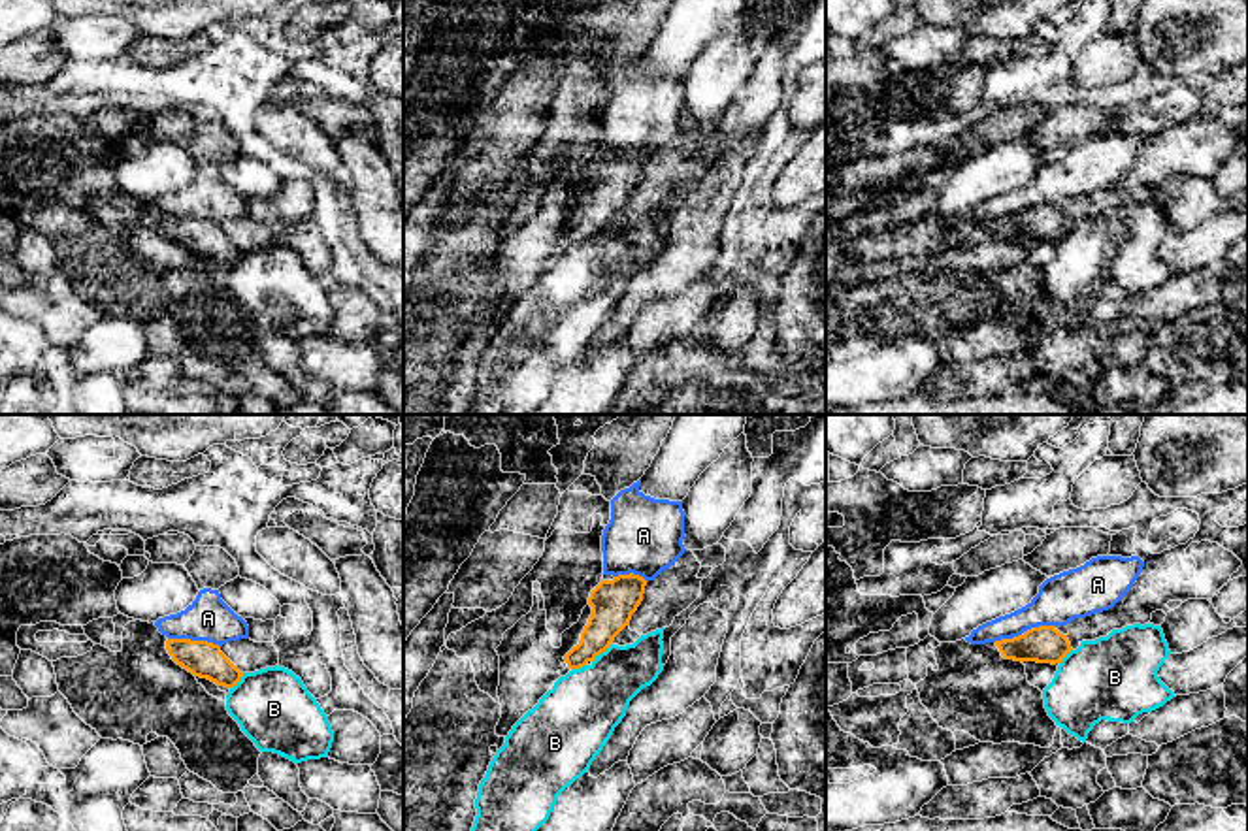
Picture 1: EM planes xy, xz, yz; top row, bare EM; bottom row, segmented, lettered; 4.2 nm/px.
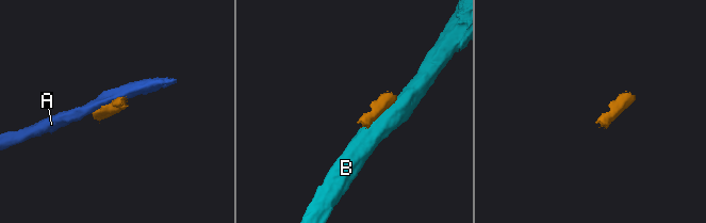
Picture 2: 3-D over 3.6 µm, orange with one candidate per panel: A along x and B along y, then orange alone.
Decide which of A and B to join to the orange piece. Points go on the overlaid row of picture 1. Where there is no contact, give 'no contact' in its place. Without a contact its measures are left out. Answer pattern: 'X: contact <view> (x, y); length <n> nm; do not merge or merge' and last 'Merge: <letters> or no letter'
A: contact yz (1024, 632); length 280 nm; do not merge
B: contact xz (602, 651); length 120 nm; do not merge
Merge: no letter

